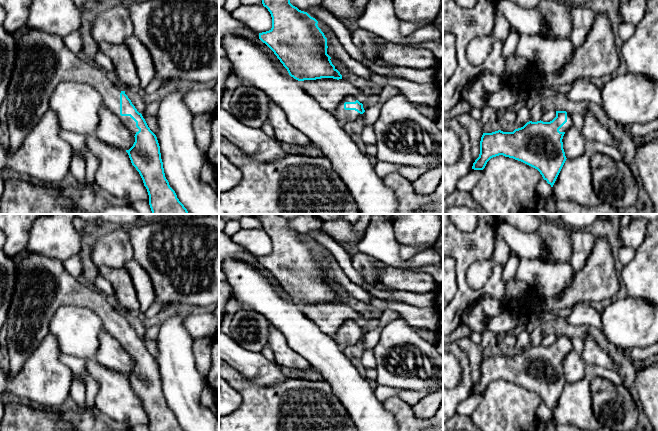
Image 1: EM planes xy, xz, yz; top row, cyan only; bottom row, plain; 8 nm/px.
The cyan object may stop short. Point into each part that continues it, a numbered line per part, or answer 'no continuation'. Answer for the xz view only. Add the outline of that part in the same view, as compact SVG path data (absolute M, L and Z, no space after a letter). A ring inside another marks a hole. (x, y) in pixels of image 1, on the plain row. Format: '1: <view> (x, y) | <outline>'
1: xz (344, 340) | M348 320L338 329L335 340L337 341L337 343L340 345L342 349L354 345L361 340L361 338L355 334L344 333L345 326L355 326L355 325L356 322L354 320Z

